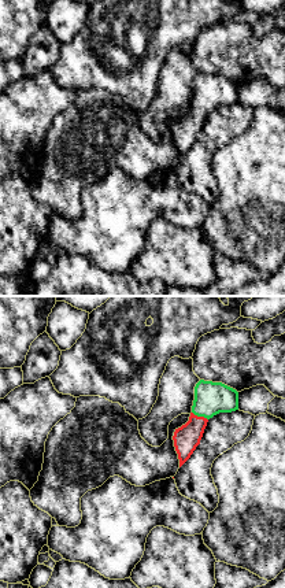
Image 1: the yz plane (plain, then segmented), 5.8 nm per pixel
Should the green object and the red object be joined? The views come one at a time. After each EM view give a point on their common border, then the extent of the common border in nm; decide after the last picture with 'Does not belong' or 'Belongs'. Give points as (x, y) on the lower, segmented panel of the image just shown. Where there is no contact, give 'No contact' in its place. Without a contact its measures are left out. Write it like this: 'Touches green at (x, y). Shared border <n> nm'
Touches green at (200, 415). Shared border 110 nm

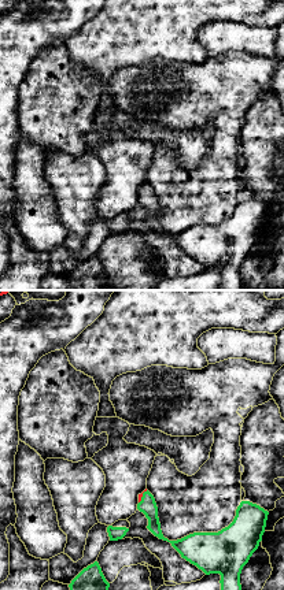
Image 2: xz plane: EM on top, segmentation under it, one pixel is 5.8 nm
Touches green at (143, 496). Shared border 90 nm

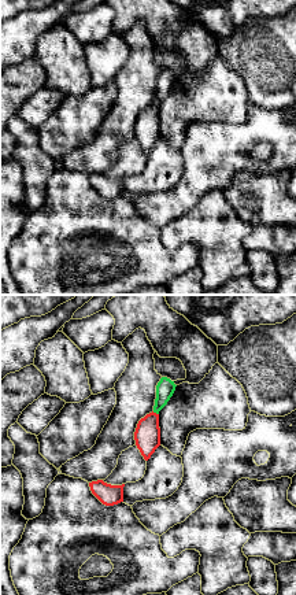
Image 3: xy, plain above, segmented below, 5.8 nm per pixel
Touches green at (155, 411). Shared border 40 nm

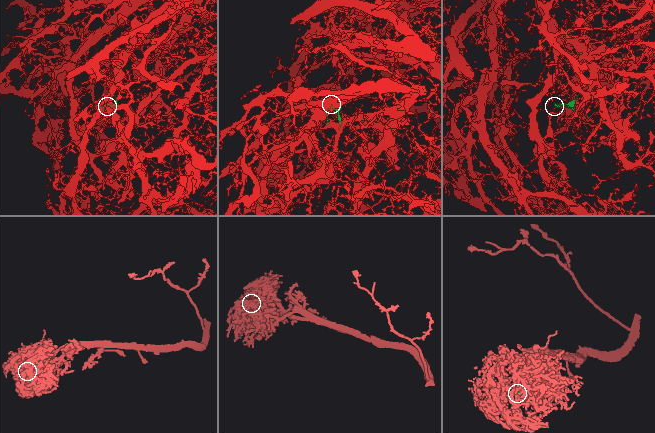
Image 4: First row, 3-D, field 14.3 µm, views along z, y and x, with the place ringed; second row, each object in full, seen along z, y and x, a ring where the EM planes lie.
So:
Belongs

